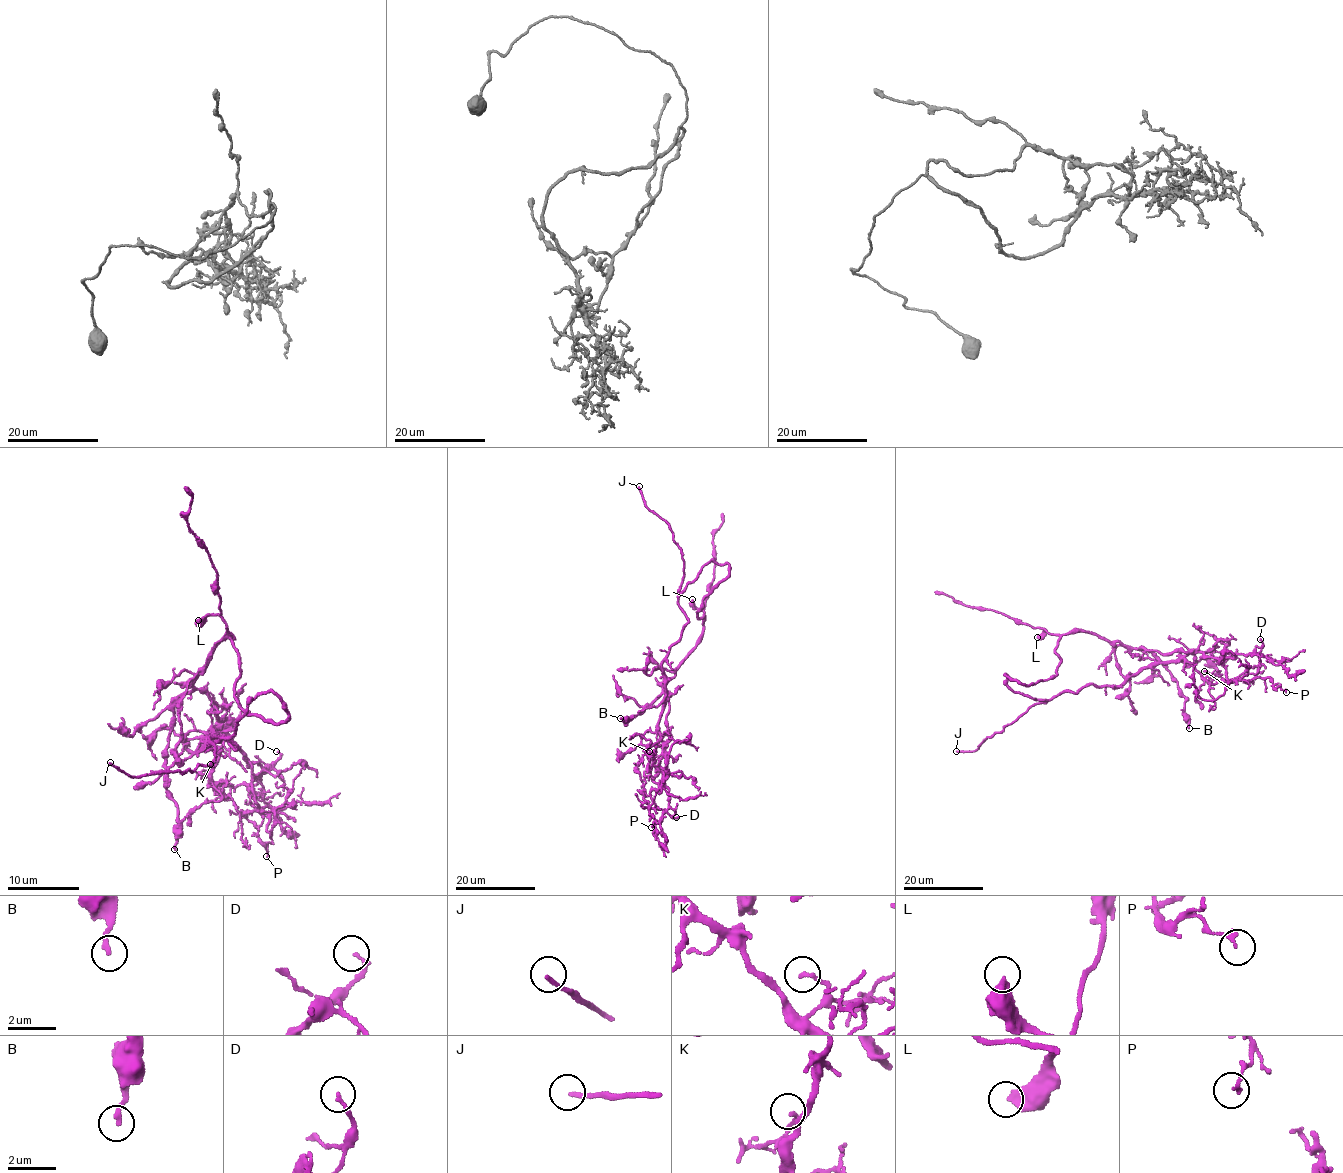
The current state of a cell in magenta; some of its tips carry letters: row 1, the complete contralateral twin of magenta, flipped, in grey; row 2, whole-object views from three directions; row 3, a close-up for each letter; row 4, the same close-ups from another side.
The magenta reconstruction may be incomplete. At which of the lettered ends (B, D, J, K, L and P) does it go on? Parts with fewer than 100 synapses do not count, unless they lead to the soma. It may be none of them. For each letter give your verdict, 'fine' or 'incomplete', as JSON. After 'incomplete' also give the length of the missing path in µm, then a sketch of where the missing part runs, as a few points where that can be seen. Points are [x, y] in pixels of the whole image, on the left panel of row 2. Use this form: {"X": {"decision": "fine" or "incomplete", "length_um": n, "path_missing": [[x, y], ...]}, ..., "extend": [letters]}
{"B": {"decision": "fine"}, "D": {"decision": "fine"}, "J": {"decision": "incomplete", "length_um": 110}, "K": {"decision": "fine"}, "L": {"decision": "fine"}, "P": {"decision": "fine"}, "extend": ["J"]}

